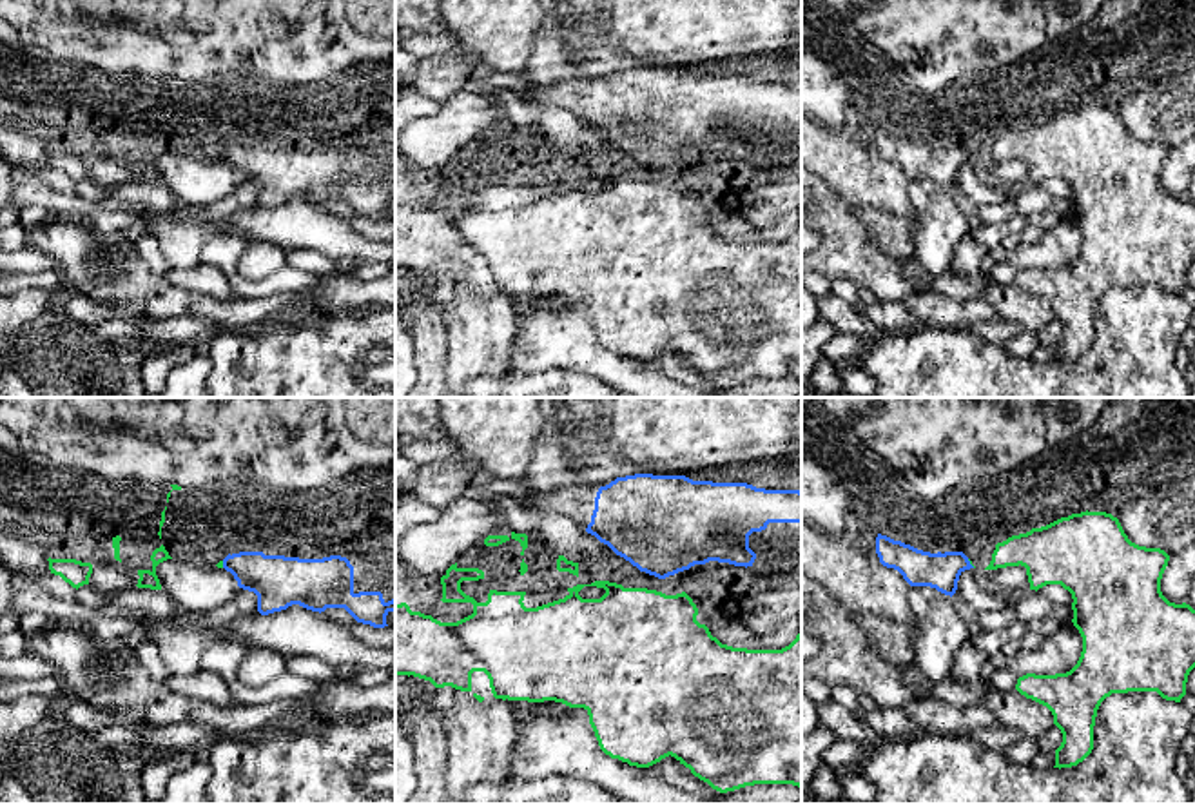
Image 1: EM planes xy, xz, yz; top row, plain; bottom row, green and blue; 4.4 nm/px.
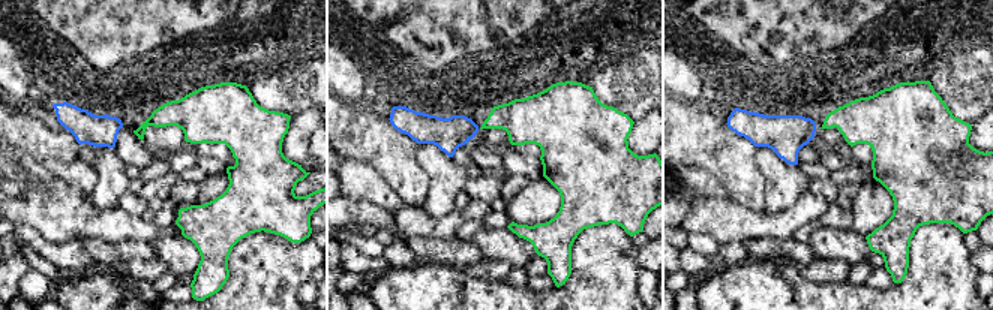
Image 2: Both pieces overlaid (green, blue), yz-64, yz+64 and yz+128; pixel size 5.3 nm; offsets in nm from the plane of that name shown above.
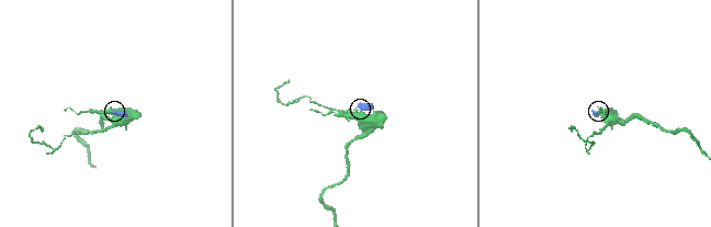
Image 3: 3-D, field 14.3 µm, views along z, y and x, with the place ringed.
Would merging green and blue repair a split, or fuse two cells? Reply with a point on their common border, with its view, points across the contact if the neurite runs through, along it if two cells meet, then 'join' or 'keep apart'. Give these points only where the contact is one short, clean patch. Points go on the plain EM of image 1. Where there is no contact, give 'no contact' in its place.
meets green in yz at (971, 156); border along yz (967, 153), (974, 160); keep apart

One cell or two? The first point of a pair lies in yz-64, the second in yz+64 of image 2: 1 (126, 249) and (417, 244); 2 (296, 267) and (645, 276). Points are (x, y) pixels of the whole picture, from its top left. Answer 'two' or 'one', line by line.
1: one
2: two

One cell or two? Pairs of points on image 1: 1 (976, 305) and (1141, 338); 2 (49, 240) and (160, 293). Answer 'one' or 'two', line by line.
1: two
2: one

